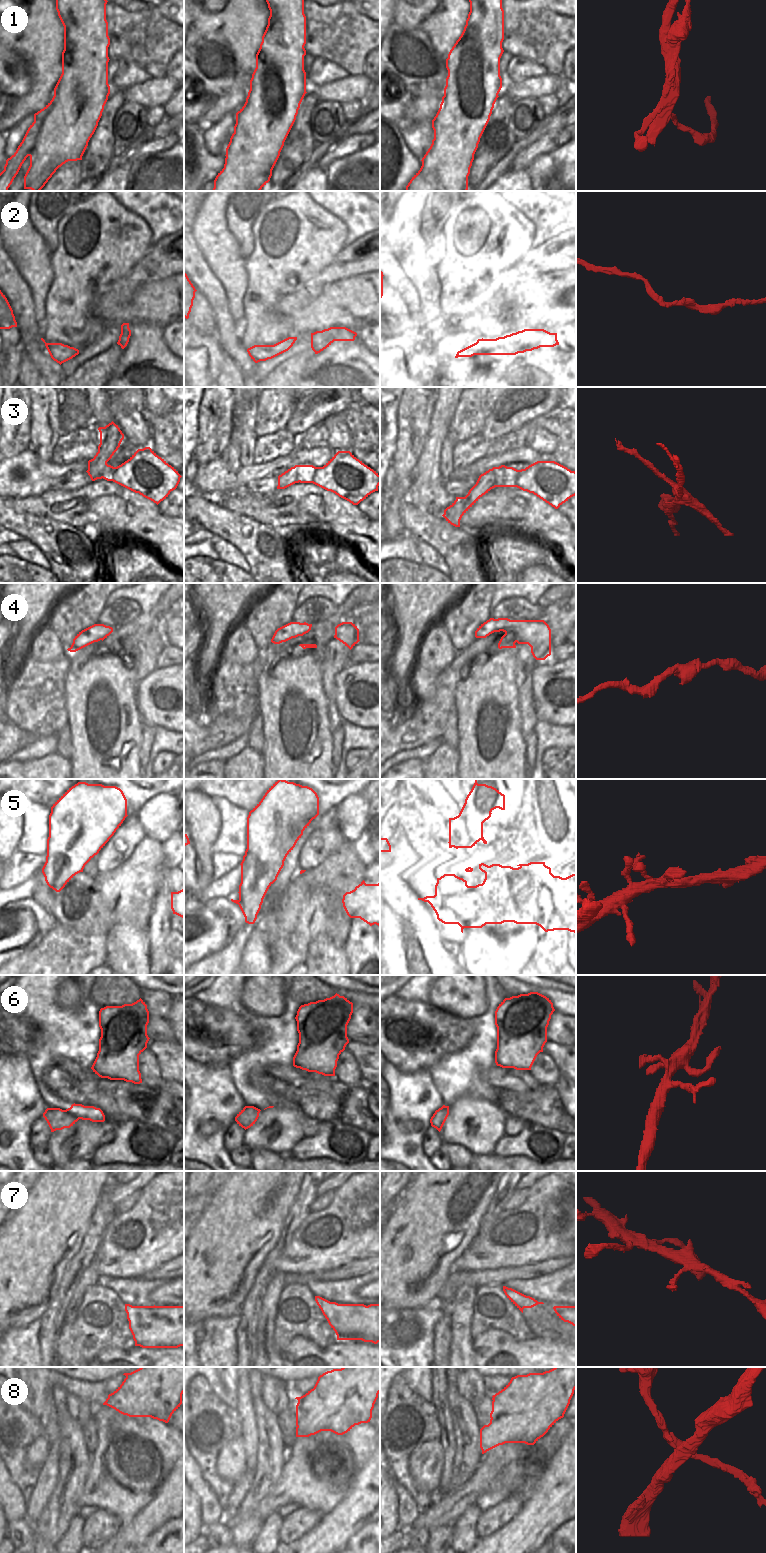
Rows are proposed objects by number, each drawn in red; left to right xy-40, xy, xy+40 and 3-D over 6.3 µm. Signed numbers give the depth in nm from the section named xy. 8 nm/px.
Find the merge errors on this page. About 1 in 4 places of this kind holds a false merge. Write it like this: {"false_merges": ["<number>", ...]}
{"false_merges": ["1", "3", "8"]}

